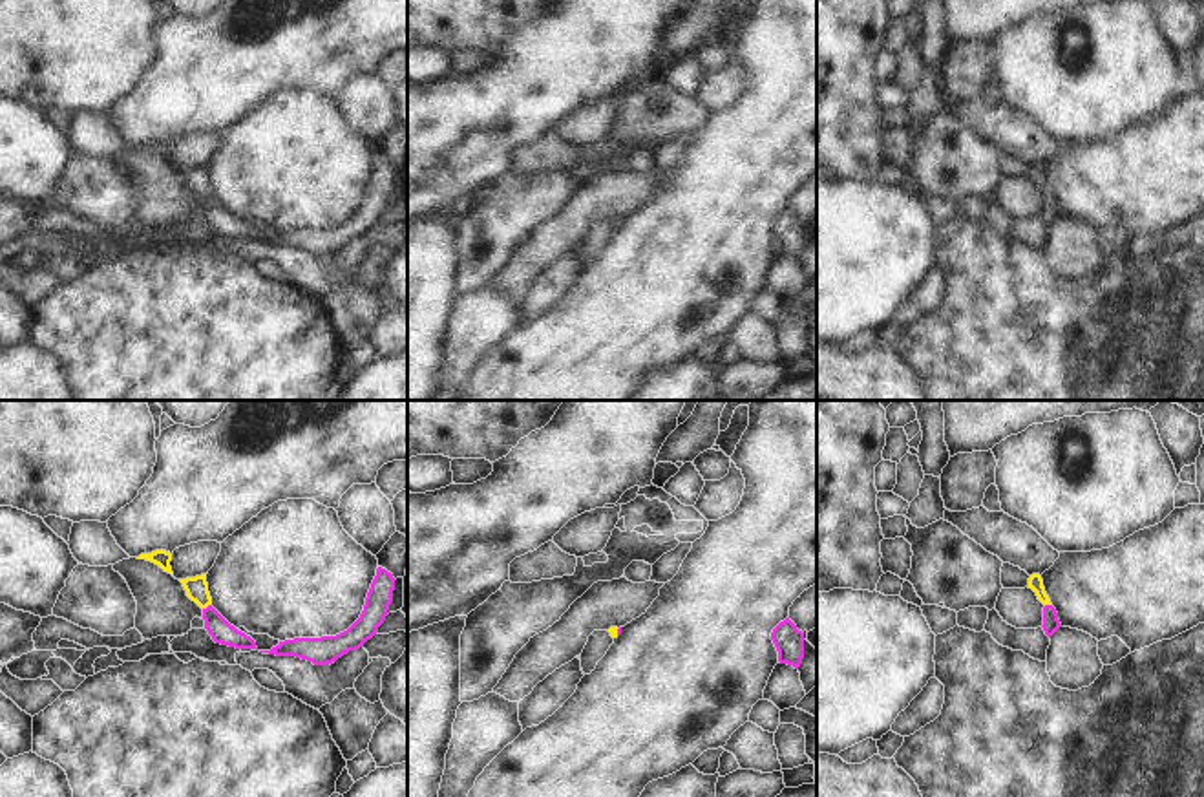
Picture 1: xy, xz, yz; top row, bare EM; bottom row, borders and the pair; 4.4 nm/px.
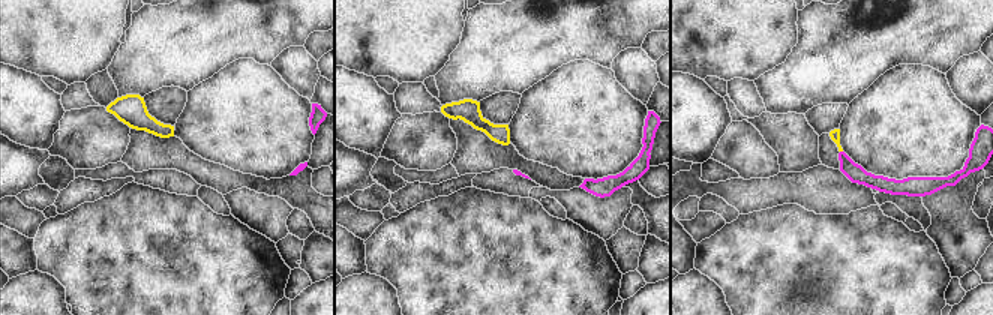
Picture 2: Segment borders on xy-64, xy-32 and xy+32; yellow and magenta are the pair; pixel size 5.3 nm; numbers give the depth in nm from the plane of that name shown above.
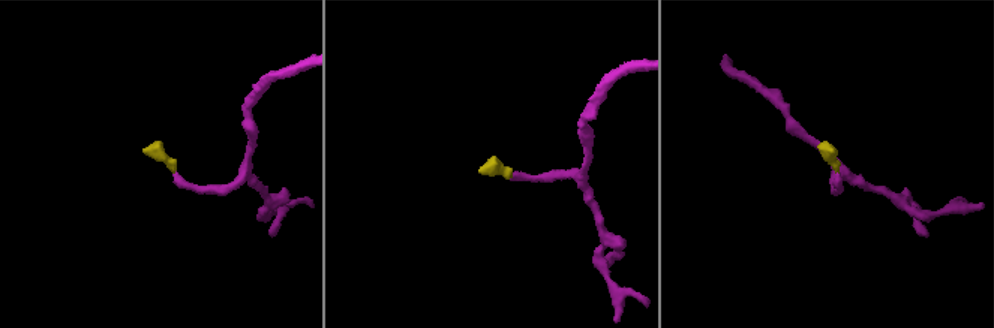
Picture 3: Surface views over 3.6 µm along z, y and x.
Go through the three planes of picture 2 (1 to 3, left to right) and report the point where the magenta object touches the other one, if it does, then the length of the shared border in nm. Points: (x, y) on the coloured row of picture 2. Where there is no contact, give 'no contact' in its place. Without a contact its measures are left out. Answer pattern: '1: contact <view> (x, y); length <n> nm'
1: no contact
2: no contact
3: no contact

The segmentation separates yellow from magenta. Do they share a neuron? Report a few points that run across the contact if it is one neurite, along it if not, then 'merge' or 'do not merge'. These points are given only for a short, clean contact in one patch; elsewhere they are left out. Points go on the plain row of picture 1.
line xy (196, 178), (207, 196), (220, 220); merge

